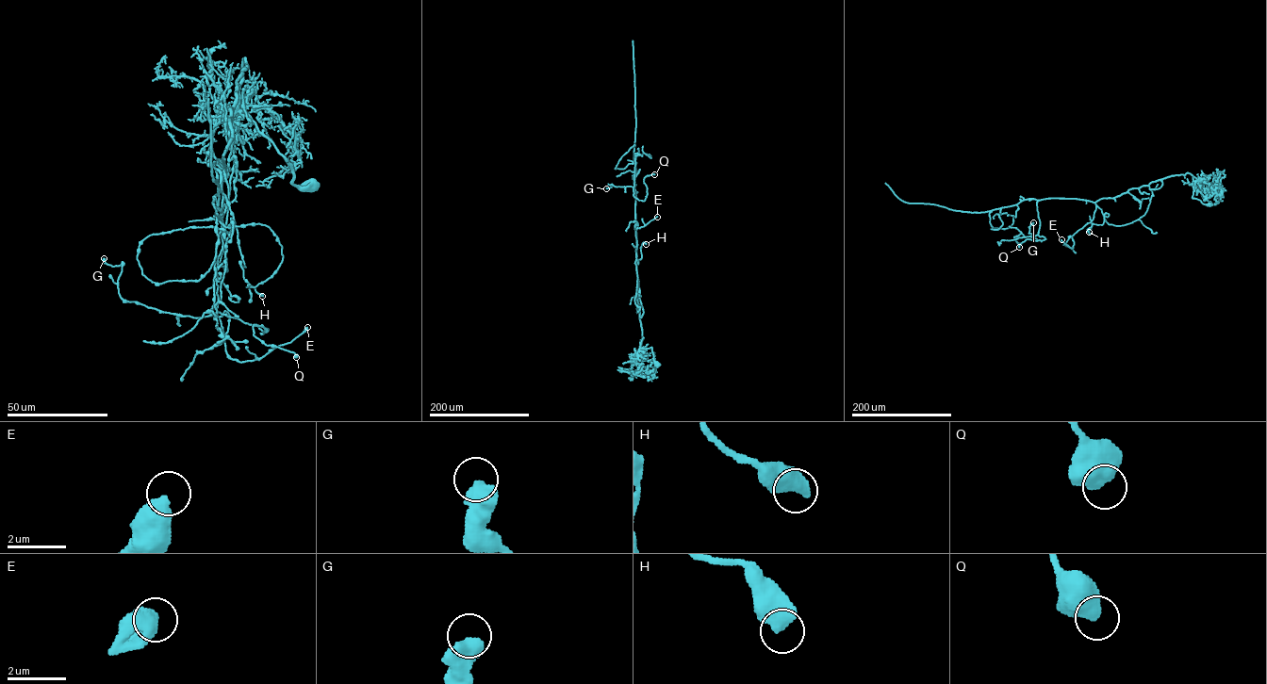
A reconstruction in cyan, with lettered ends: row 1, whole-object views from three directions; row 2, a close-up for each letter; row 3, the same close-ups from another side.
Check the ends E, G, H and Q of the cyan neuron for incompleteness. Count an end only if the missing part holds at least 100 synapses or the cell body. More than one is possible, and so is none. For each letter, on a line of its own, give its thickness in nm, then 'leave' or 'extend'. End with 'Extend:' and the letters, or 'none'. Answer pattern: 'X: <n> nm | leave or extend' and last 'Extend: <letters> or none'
E: 500 nm | leave
G: 600 nm | leave
H: 650 nm | leave
Q: 650 nm | leave
Extend: none

